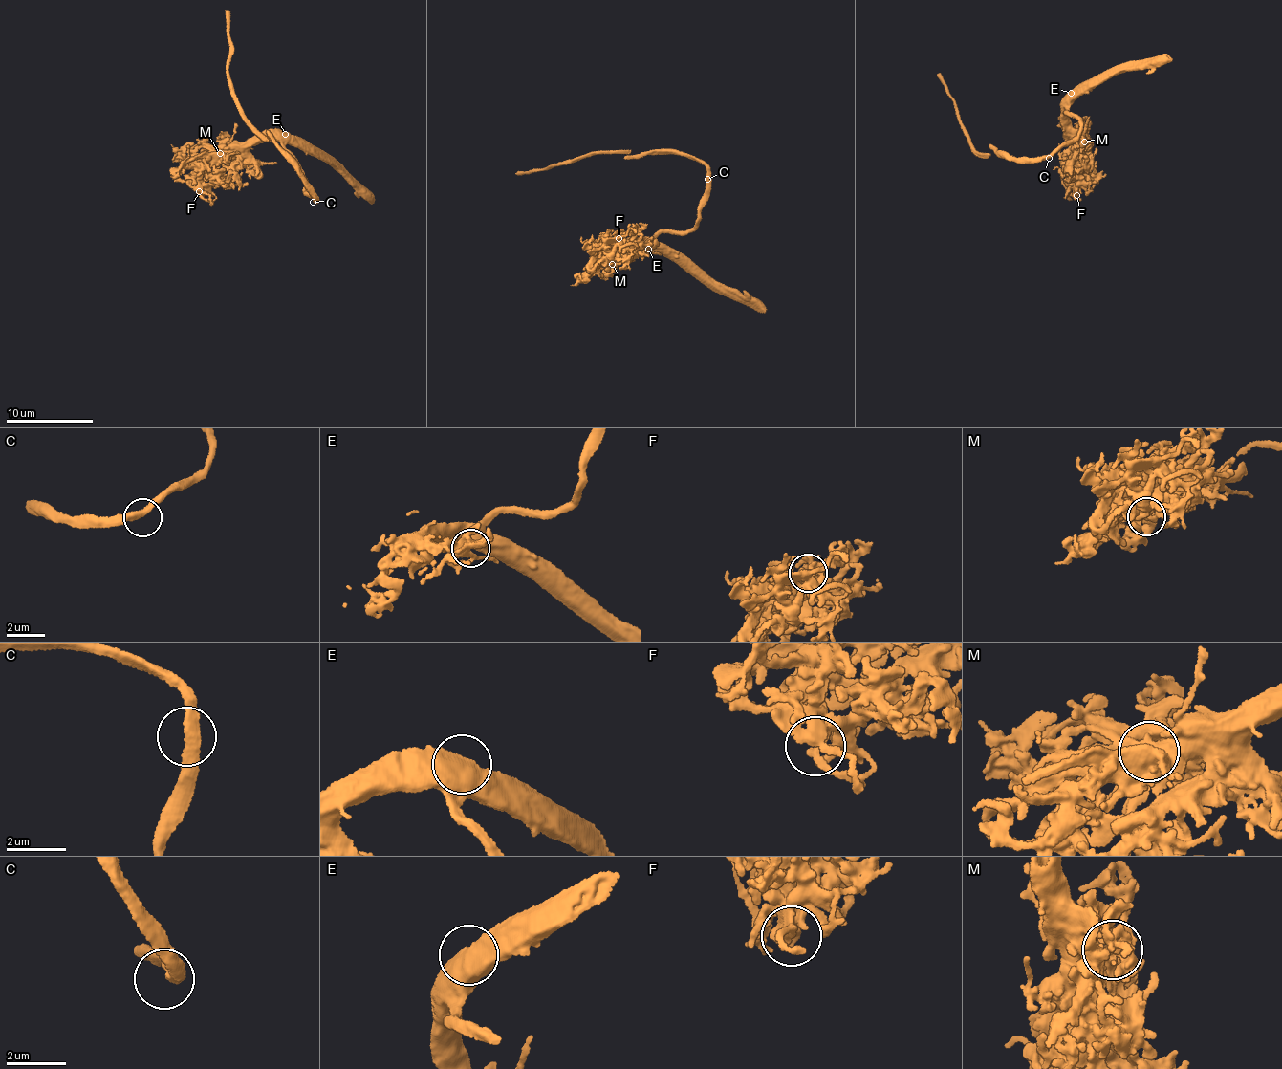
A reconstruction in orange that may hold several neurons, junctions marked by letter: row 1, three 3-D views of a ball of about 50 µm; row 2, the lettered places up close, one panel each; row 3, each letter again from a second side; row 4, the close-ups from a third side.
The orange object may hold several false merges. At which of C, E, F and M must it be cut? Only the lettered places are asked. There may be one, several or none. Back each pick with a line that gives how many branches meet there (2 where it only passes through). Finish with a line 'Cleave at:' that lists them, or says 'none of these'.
Cleave at: none of these

